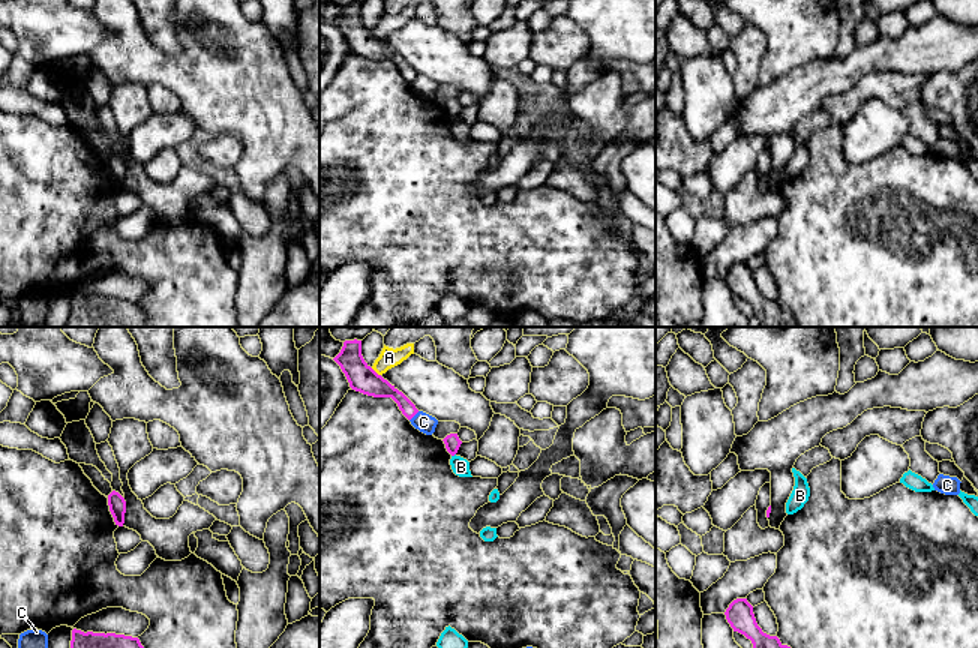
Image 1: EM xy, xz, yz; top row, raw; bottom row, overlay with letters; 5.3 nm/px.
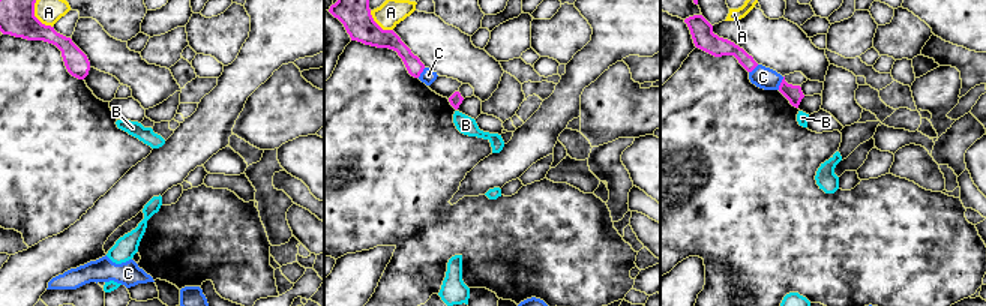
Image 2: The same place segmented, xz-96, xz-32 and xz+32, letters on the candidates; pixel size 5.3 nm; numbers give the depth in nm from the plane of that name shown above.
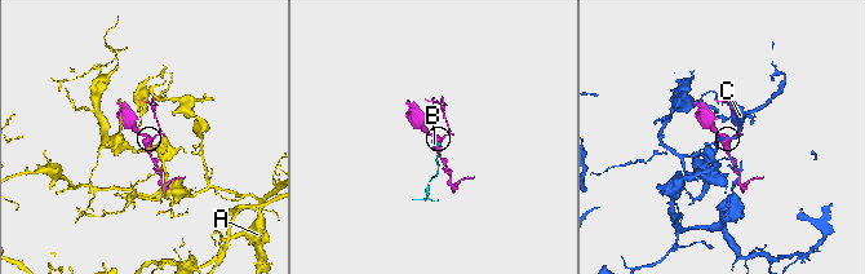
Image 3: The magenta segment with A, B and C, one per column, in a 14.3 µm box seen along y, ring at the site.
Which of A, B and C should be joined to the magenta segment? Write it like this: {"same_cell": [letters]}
{"same_cell": []}

